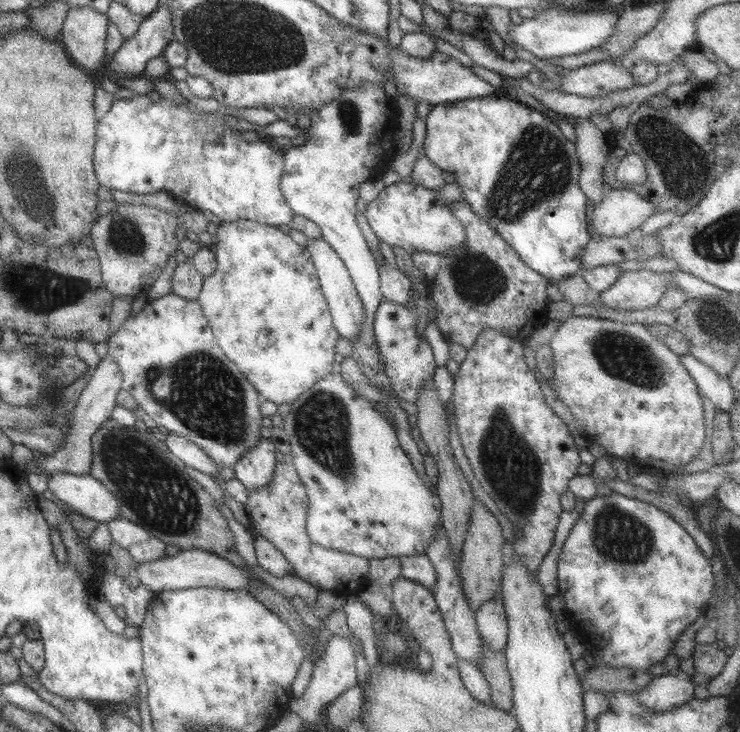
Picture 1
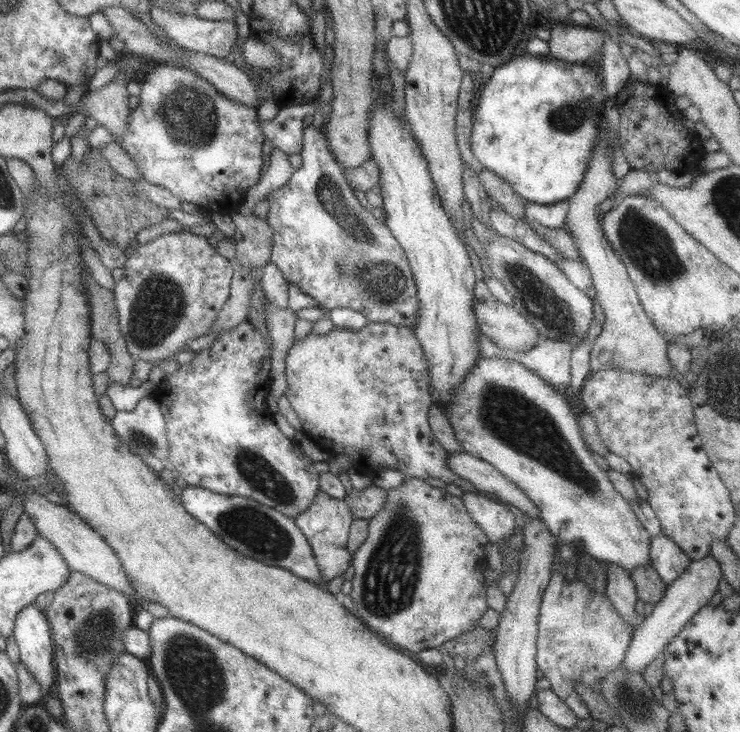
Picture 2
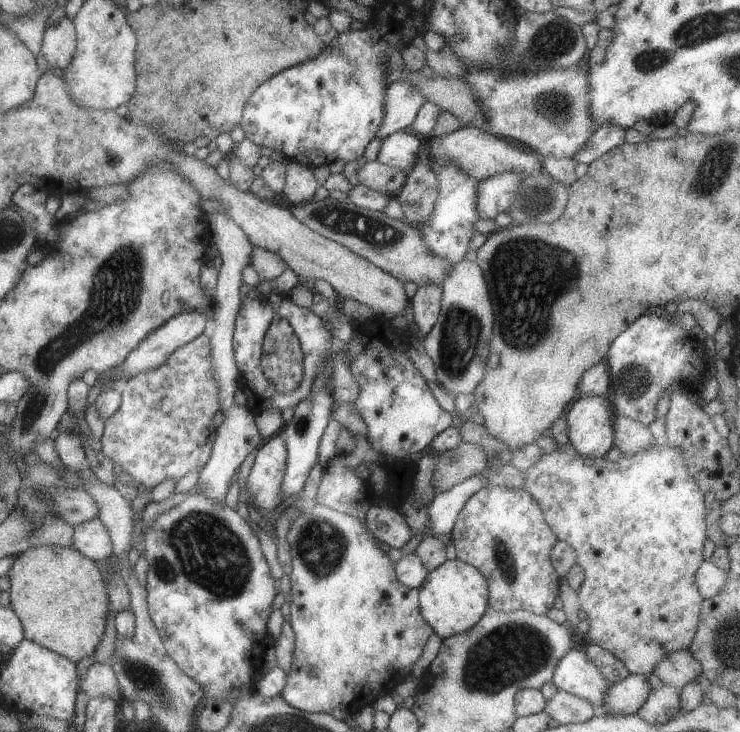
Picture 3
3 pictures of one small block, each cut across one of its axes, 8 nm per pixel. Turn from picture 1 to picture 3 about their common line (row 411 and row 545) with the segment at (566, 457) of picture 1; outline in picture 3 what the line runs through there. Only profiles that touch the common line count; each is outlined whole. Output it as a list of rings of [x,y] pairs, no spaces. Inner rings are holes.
[[[486,486],[471,494],[457,514],[450,532],[456,558],[477,568],[488,584],[488,607],[499,612],[524,610],[545,615],[559,592],[559,576],[550,562],[550,551],[557,540],[543,518],[533,496],[523,489],[507,486]]]

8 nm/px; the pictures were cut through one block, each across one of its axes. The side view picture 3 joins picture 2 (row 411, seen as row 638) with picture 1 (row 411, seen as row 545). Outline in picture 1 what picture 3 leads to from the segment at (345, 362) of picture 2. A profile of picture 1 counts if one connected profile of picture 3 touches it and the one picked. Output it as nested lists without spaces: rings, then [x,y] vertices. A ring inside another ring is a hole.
[[[327,374],[324,378],[317,380],[315,385],[310,386],[303,394],[299,394],[297,398],[289,405],[288,414],[283,417],[283,432],[287,435],[287,442],[291,446],[291,460],[289,461],[295,468],[307,494],[307,522],[305,530],[309,536],[309,540],[317,546],[323,546],[331,550],[341,550],[349,554],[354,554],[361,558],[387,558],[398,556],[415,556],[415,554],[423,554],[425,548],[429,546],[429,542],[433,542],[433,534],[435,534],[435,524],[440,522],[441,503],[434,487],[423,485],[423,479],[417,477],[415,469],[411,466],[411,461],[398,444],[395,430],[387,422],[379,411],[374,409],[374,403],[368,401],[367,398],[358,395],[350,385],[344,383],[340,374]]]

